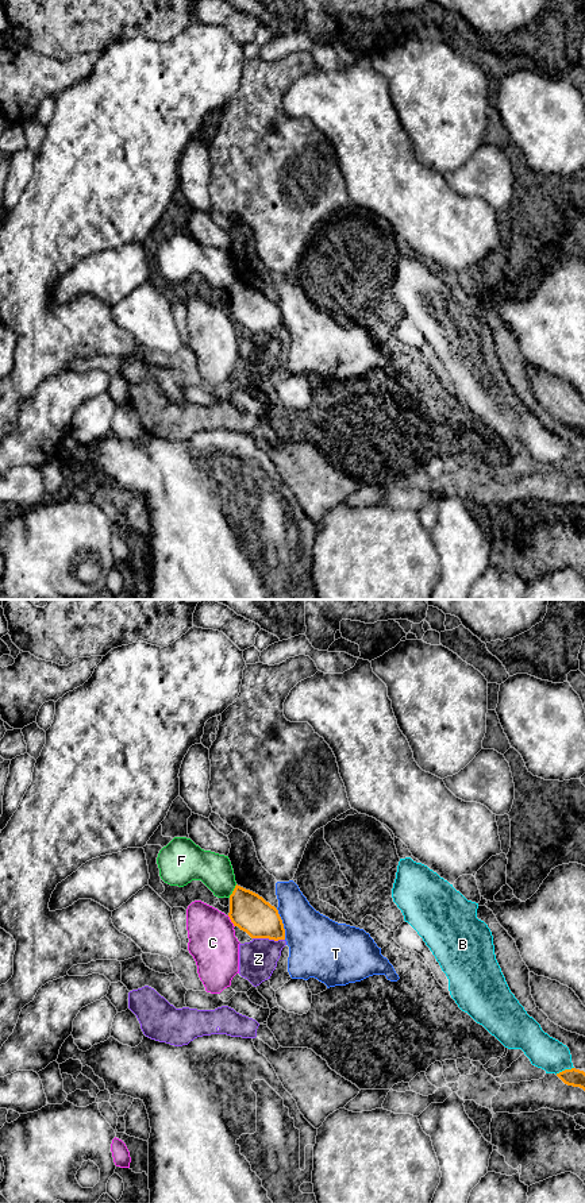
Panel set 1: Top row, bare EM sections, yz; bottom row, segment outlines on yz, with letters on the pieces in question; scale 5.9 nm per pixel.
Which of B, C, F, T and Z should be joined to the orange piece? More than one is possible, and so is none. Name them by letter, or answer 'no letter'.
no letter

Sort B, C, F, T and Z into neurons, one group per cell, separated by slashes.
B / C / F / T / Z

